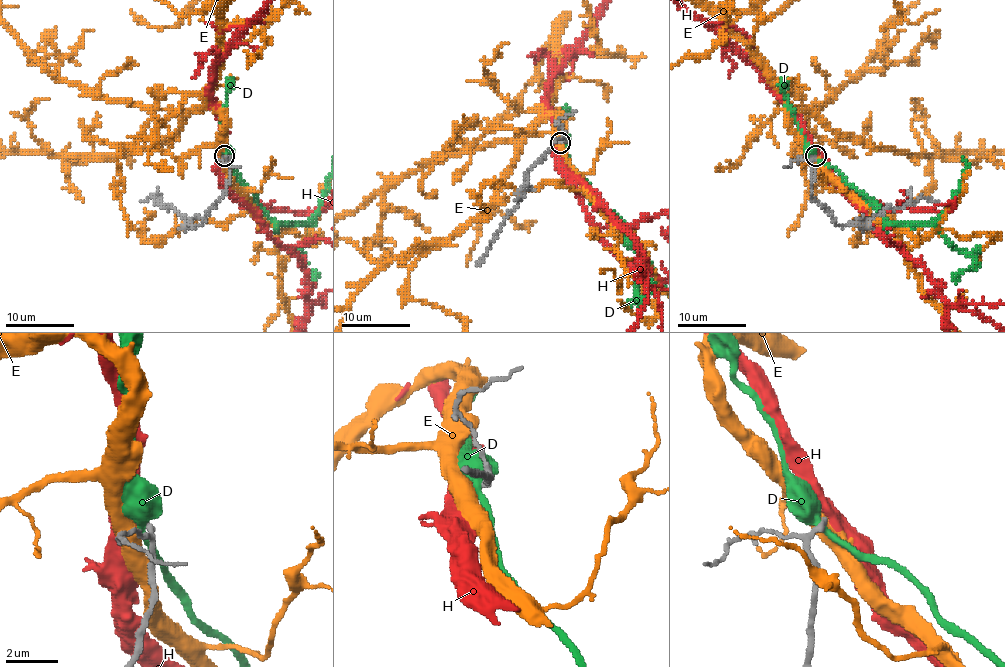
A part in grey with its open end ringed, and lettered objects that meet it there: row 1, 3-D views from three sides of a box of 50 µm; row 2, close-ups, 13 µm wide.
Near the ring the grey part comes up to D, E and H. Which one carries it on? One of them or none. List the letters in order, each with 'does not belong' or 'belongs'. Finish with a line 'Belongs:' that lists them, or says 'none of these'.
D: does not belong
E: does not belong
H: does not belong
Belongs: none of these

